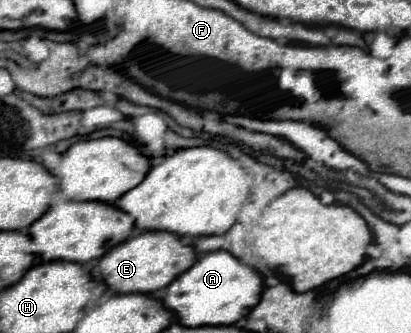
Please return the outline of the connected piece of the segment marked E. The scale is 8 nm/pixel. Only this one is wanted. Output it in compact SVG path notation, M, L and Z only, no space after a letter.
M149 230L131 236L125 242L117 244L113 250L109 250L93 266L91 274L93 278L103 280L113 292L153 294L161 288L167 288L177 276L181 276L181 272L187 272L195 262L197 262L195 248L183 244L177 234L165 230Z

